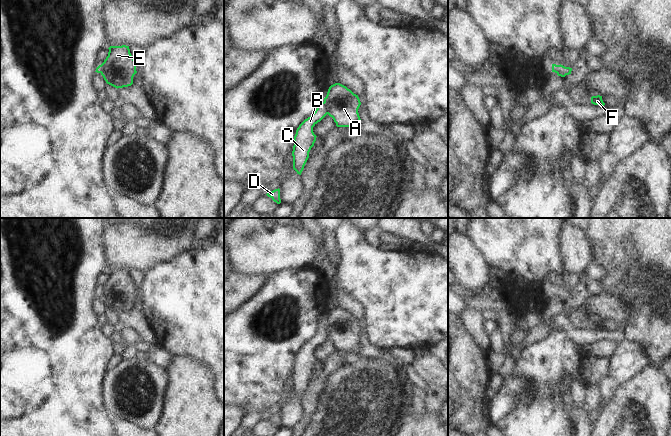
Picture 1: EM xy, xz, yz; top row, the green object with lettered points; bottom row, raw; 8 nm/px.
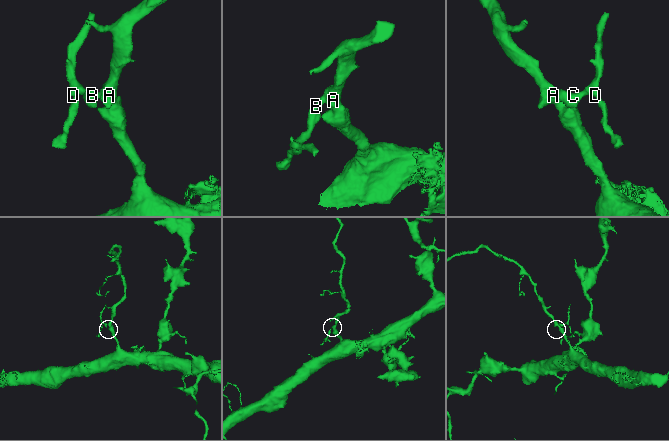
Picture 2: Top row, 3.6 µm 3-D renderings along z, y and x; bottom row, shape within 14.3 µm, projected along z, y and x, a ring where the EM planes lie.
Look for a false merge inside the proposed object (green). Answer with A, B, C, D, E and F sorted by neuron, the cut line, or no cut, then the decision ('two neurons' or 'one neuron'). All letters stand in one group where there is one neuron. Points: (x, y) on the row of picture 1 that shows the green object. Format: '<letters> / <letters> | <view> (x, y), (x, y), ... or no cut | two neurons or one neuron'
A E F / B C D | xz (323, 102), (328, 113) | two neurons

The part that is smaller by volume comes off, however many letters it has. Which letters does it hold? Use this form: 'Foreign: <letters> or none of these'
Foreign: B, C, D

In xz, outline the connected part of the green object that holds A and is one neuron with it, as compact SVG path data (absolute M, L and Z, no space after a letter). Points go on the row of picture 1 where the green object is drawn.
M340 83L331 85L324 103L328 115L333 118L337 127L357 127L360 124L360 99L346 86Z

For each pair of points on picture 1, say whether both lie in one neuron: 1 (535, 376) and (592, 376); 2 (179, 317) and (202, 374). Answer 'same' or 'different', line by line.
1: different
2: different

